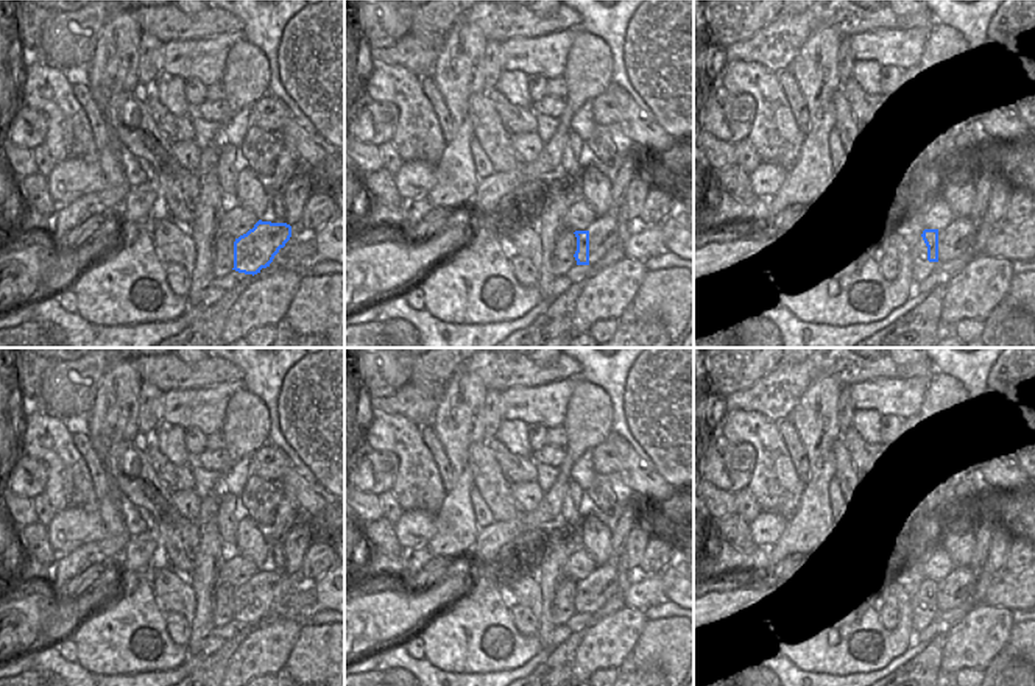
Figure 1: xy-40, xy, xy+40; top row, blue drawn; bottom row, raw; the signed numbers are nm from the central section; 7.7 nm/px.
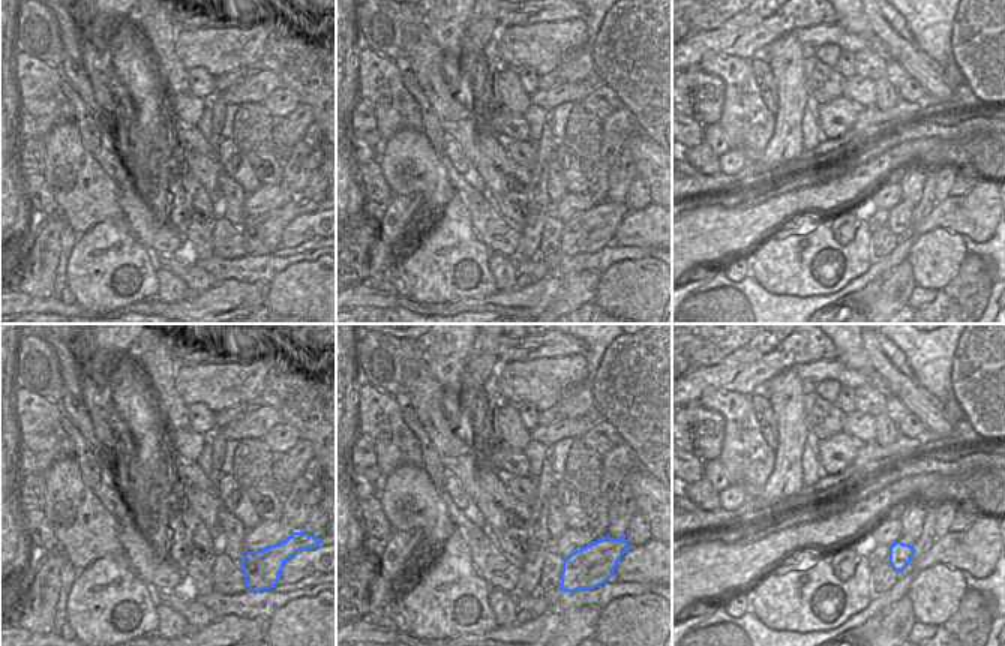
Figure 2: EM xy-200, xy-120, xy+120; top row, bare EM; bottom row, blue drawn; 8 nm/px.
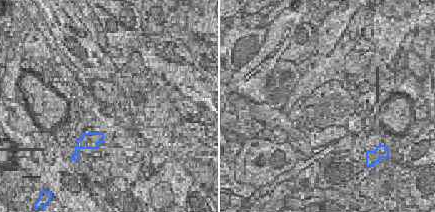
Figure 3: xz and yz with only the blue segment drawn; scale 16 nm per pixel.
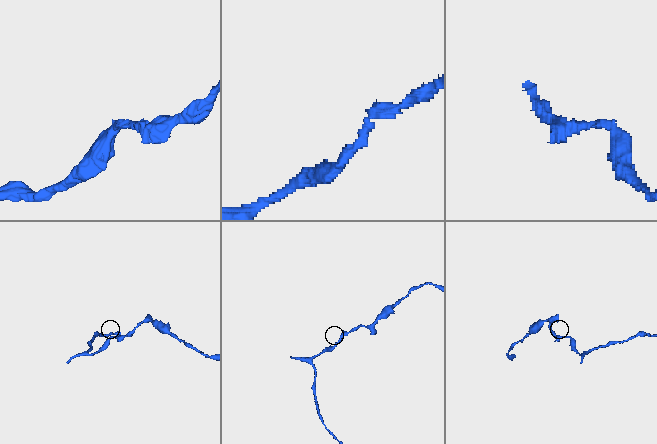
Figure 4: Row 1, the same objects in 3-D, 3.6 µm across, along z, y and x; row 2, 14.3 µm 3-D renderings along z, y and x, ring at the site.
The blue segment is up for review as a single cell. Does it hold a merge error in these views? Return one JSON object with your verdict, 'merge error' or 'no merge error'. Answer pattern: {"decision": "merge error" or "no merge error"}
{"decision": "no merge error"}

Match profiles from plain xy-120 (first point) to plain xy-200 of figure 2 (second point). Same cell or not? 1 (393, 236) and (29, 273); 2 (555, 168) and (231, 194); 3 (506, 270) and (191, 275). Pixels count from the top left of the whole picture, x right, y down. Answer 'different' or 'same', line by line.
1: same
2: same
3: different

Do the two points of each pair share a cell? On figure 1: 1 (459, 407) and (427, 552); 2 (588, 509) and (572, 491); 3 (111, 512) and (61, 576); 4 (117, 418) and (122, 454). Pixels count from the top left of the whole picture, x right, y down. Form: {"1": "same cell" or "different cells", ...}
{"1": "same cell", "2": "different cells", "3": "same cell", "4": "different cells"}

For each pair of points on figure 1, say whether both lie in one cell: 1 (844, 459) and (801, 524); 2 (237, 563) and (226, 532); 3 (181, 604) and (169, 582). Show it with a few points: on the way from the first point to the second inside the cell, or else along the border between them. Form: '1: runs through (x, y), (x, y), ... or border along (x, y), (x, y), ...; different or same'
1: border along (839, 438), (834, 445), (833, 476); different
2: border along (223, 541), (234, 543); different
3: runs through (180, 599), (169, 586); same

